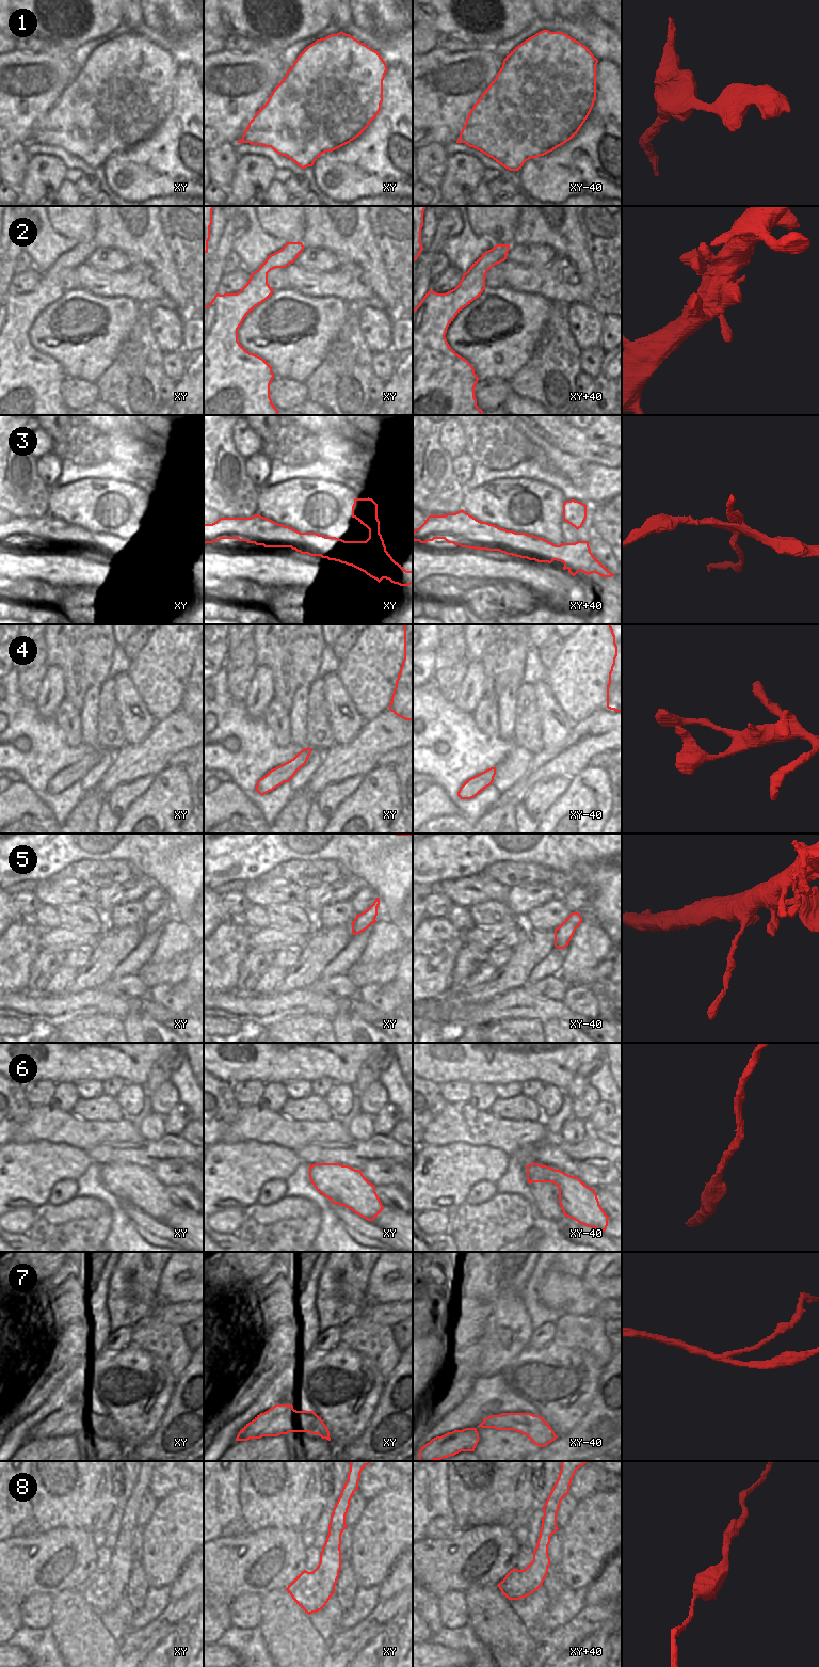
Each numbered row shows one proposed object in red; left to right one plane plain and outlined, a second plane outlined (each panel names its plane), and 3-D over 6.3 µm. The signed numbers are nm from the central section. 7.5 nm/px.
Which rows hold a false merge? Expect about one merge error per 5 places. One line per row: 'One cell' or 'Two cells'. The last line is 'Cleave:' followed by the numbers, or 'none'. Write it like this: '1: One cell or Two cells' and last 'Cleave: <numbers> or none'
1: One cell
2: One cell
3: Two cells
4: One cell
5: Two cells
6: One cell
7: Two cells
8: One cell
Cleave: 3, 5, 7

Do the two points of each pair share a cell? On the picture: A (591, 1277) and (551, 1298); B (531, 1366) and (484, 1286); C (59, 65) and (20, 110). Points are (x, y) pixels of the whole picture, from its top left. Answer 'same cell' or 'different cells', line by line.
A: different cells
B: different cells
C: same cell

